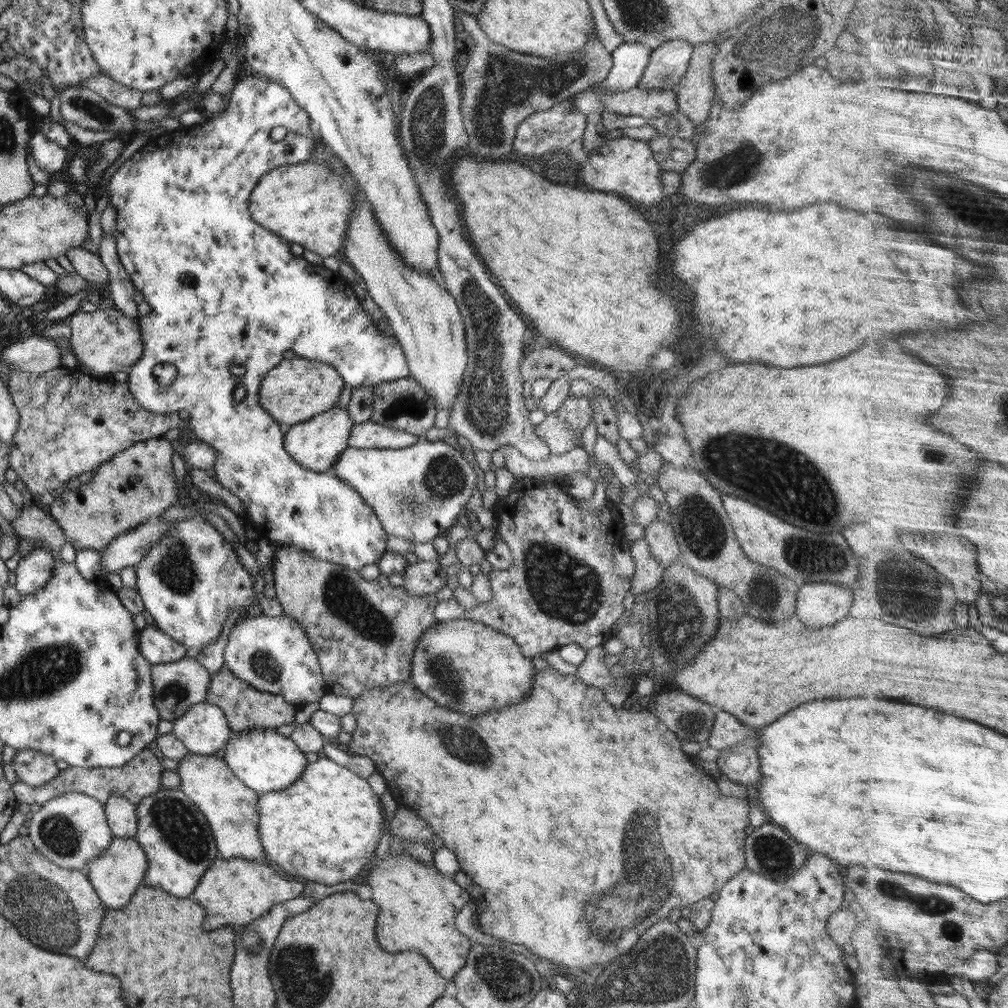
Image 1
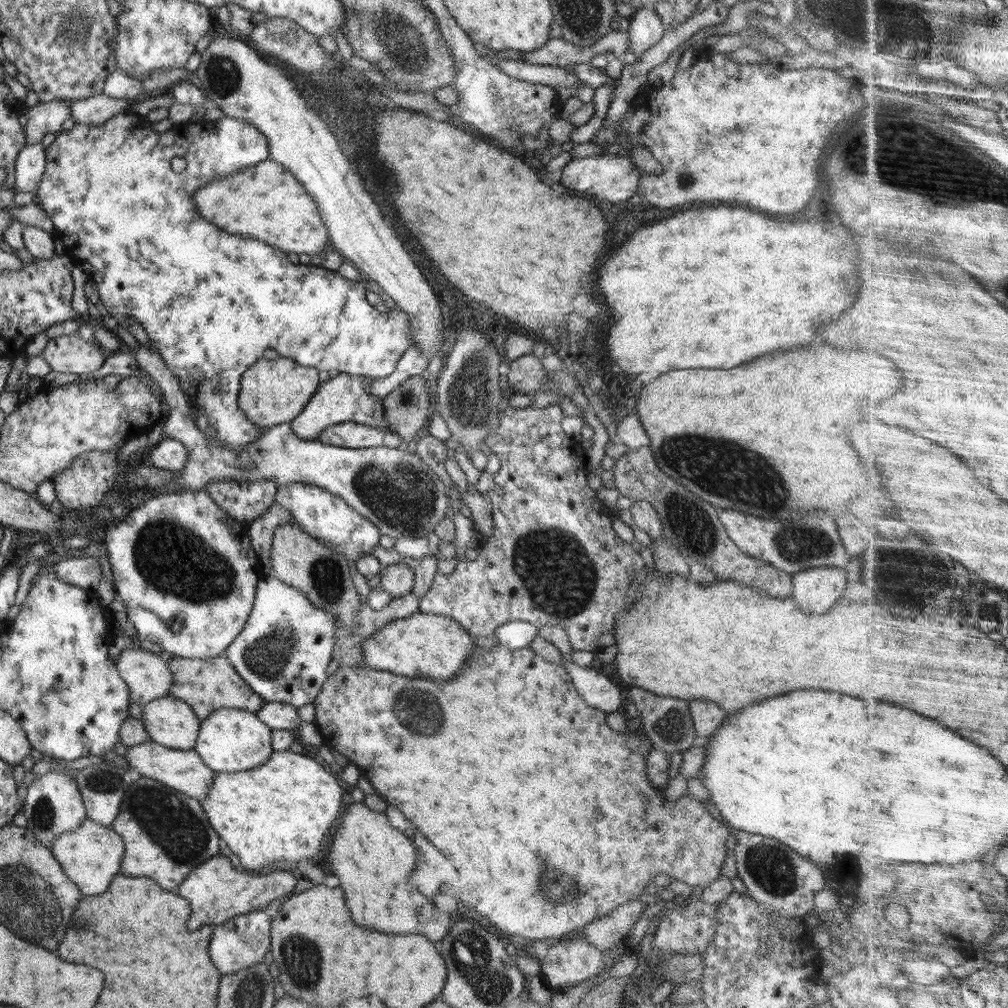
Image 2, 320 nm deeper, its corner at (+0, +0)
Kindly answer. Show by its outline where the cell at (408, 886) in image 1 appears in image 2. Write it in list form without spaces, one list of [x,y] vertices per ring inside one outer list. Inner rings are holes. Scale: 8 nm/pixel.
[[[347,797],[342,822],[332,834],[328,858],[321,859],[327,873],[340,879],[340,887],[346,892],[346,908],[352,920],[360,926],[368,926],[388,934],[426,934],[428,940],[438,942],[450,930],[450,916],[440,912],[430,898],[422,896],[409,881],[417,862],[416,845],[402,831],[392,827],[381,813]]]

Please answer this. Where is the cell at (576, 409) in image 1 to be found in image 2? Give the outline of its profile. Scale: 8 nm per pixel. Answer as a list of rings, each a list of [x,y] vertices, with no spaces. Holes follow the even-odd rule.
[[[559,404],[548,405],[541,409],[532,406],[525,408],[512,408],[509,406],[500,411],[497,429],[490,431],[483,440],[486,446],[488,446],[494,454],[497,454],[501,464],[498,472],[493,474],[494,482],[498,484],[500,488],[494,488],[494,490],[490,490],[484,495],[491,504],[494,532],[492,532],[490,539],[483,539],[483,541],[480,542],[479,546],[482,550],[478,554],[477,560],[461,560],[456,566],[456,569],[449,574],[443,574],[437,571],[432,581],[432,588],[428,590],[426,596],[420,599],[420,612],[432,613],[438,616],[449,616],[460,623],[472,636],[492,636],[494,629],[505,622],[524,621],[530,622],[538,628],[546,624],[562,626],[568,635],[571,647],[574,651],[586,650],[596,653],[606,646],[615,644],[615,638],[613,638],[615,618],[622,611],[629,609],[634,603],[634,599],[628,597],[628,590],[630,590],[630,586],[632,586],[631,576],[647,568],[641,555],[634,550],[631,544],[623,542],[615,533],[612,522],[614,519],[612,508],[600,500],[595,490],[588,486],[586,479],[586,472],[588,471],[585,455],[586,444],[579,443],[564,433],[561,423],[562,418],[564,418],[564,415],[562,415],[562,409],[560,409]]]

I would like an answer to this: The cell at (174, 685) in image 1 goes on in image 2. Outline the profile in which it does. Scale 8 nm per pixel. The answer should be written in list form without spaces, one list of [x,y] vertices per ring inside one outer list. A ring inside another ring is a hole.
[[[132,645],[122,650],[115,662],[119,675],[129,686],[130,702],[135,709],[169,694],[173,674],[160,654]]]

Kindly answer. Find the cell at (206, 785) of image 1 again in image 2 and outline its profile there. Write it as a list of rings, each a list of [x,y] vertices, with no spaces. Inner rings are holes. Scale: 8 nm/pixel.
[[[146,741],[127,748],[127,754],[123,759],[129,764],[135,775],[139,775],[152,780],[157,780],[170,788],[175,788],[178,792],[183,792],[190,798],[206,800],[209,788],[213,783],[213,771],[201,759],[201,756],[194,750],[178,750],[166,748],[154,741]]]

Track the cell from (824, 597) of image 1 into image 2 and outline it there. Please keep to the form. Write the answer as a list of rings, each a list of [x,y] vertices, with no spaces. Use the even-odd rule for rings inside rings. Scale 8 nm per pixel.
[[[812,568],[791,575],[792,598],[800,610],[824,614],[843,598],[848,573],[843,568]]]

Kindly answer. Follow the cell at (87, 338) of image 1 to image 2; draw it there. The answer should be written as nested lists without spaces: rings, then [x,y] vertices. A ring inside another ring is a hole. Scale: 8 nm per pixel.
[[[77,333],[51,338],[42,358],[53,371],[81,375],[98,370],[106,356],[100,345],[88,343]]]

